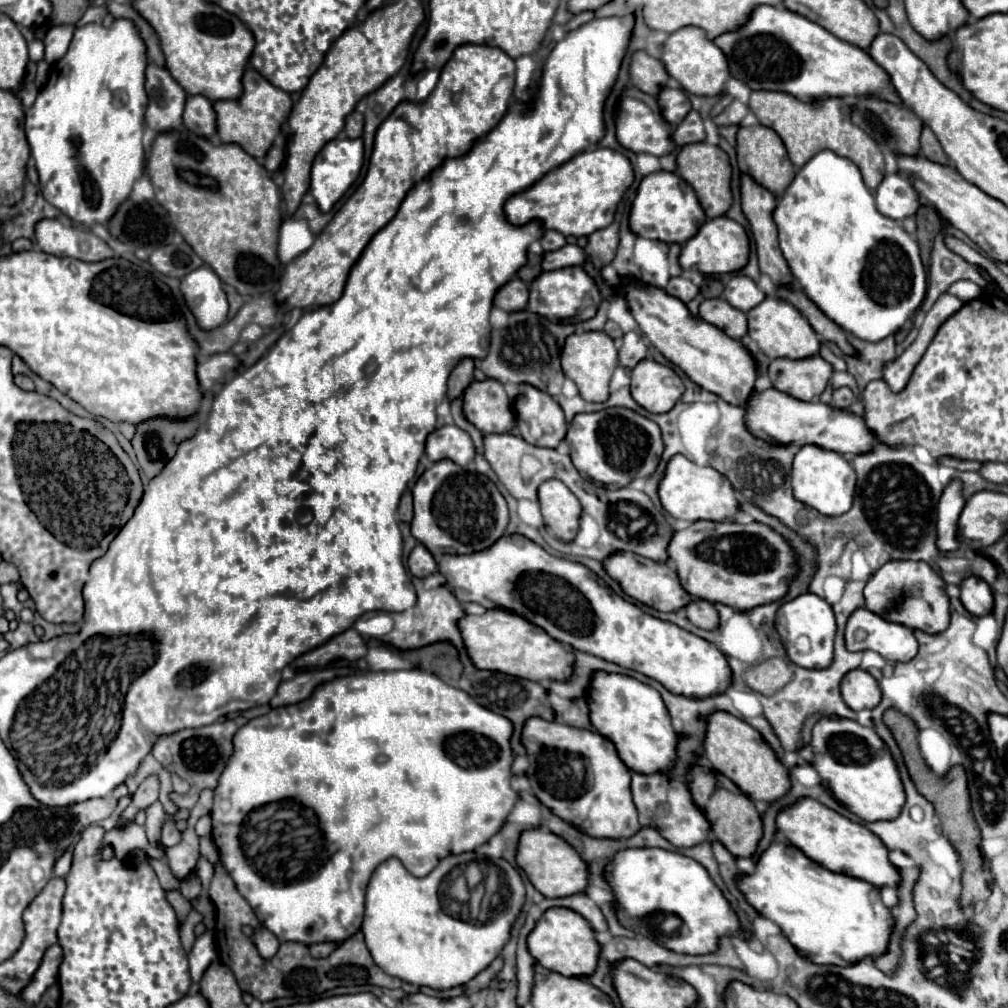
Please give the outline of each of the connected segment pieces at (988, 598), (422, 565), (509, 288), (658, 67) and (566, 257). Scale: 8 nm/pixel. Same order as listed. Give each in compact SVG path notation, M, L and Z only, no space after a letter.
M971 575L961 583L961 603L975 617L989 615L993 611L993 591L983 579Z
M417 545L411 551L411 555L407 559L407 567L419 579L423 579L423 577L427 577L427 575L431 575L431 573L437 571L437 563L435 563L433 555L423 545Z
M519 277L511 279L507 285L503 285L497 295L495 295L495 307L507 311L507 313L515 313L515 311L523 311L527 307L527 283L523 283Z
M637 51L631 59L631 67L629 67L629 75L631 81L637 89L641 89L643 93L649 93L653 97L659 95L659 91L669 83L669 75L667 69L663 67L663 63L651 55L647 55L645 51Z
M565 245L557 251L545 253L541 267L543 267L543 271L553 271L553 269L575 267L575 265L585 265L585 263L587 263L585 249L581 249L579 245Z

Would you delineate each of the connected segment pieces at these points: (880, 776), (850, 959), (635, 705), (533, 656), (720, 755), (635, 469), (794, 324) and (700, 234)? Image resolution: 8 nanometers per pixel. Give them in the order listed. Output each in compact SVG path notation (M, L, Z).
M823 717L813 727L813 741L811 747L815 751L813 767L823 777L825 787L831 791L831 795L845 805L851 813L861 817L863 821L891 821L895 819L903 805L905 805L905 787L899 775L899 769L895 765L895 759L887 745L883 745L883 739L875 733L871 727L863 727L857 721L841 719L841 717Z
M771 843L771 847L761 855L757 867L751 875L739 875L739 889L747 901L767 919L777 923L783 935L793 943L793 947L817 965L853 965L865 957L879 957L889 949L889 937L895 925L895 917L889 907L881 901L881 891L861 879L827 871L823 865L807 859L803 851L785 843Z
M597 673L587 693L587 703L593 727L613 741L621 761L631 771L651 775L655 771L671 771L675 767L679 735L671 725L669 711L659 691L627 675Z
M491 609L485 615L465 615L459 621L459 629L467 653L477 669L499 671L529 681L567 681L573 675L575 655L521 615L503 609Z
M719 711L707 717L707 737L703 745L703 755L711 761L713 769L727 775L751 799L773 803L791 789L789 769L777 759L775 751L765 743L759 731L735 715Z
M625 407L575 415L569 423L565 441L571 447L573 465L585 479L615 487L625 487L633 479L653 475L665 449L659 425Z
M771 295L765 297L763 303L747 311L747 335L757 343L757 347L771 359L789 357L789 359L805 359L819 353L819 337L807 319L787 301L775 299Z
M715 217L709 219L701 225L701 229L697 231L695 237L691 237L681 251L679 263L685 271L697 269L705 275L719 275L719 273L735 273L741 271L749 261L749 237L745 233L745 229L729 219L729 217Z

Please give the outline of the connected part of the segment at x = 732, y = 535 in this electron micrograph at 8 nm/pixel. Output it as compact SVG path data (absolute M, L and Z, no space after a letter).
M695 521L691 527L675 531L669 543L669 557L675 561L677 575L687 593L739 611L783 599L789 591L789 583L799 573L797 555L787 539L757 521L749 525Z

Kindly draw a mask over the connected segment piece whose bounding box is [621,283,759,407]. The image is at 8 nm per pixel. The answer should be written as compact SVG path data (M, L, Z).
M631 283L623 285L621 291L629 301L631 315L639 323L639 329L673 365L681 367L693 383L701 385L705 391L719 395L727 403L737 407L747 405L751 391L757 391L755 381L759 377L759 371L755 359L741 341L723 335L723 331L719 331L715 325L691 315L683 301L667 295L663 289L649 289L643 283Z

